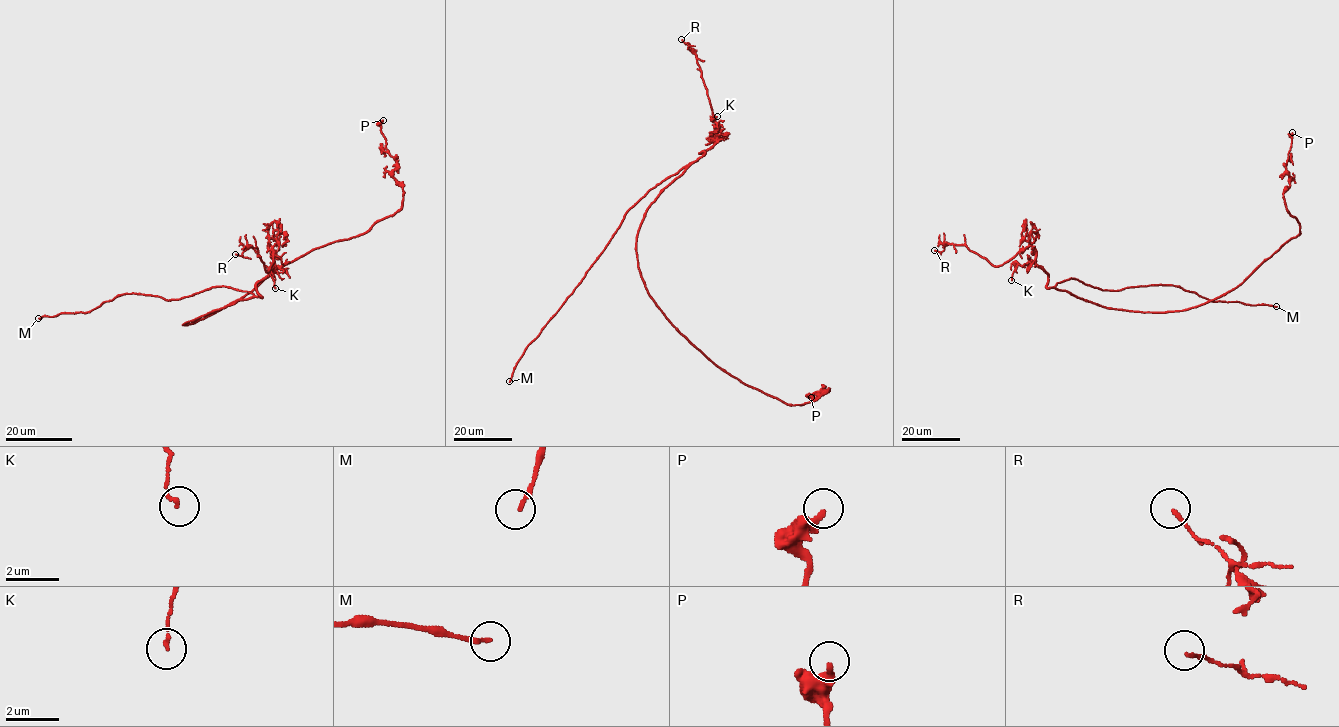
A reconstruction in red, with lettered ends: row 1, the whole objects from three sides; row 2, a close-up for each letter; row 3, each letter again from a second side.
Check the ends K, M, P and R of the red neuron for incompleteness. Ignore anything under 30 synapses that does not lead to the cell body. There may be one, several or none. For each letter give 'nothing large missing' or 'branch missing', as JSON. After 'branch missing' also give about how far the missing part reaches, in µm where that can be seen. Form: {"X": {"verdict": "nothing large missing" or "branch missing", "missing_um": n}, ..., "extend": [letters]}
{"K": {"verdict": "nothing large missing"}, "M": {"verdict": "branch missing", "missing_um": 10}, "P": {"verdict": "nothing large missing"}, "R": {"verdict": "nothing large missing"}, "extend": ["M"]}

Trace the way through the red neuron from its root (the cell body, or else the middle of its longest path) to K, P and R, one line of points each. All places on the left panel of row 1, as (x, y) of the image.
K: (185, 322), (240, 300), (262, 297), (256, 284), (276, 268), (276, 271), (273, 268), (270, 275), (275, 288)
P: (185, 322), (401, 208), (383, 120)
R: (185, 322), (262, 297), (256, 284), (274, 270), (272, 249), (267, 272), (256, 248), (235, 254)

